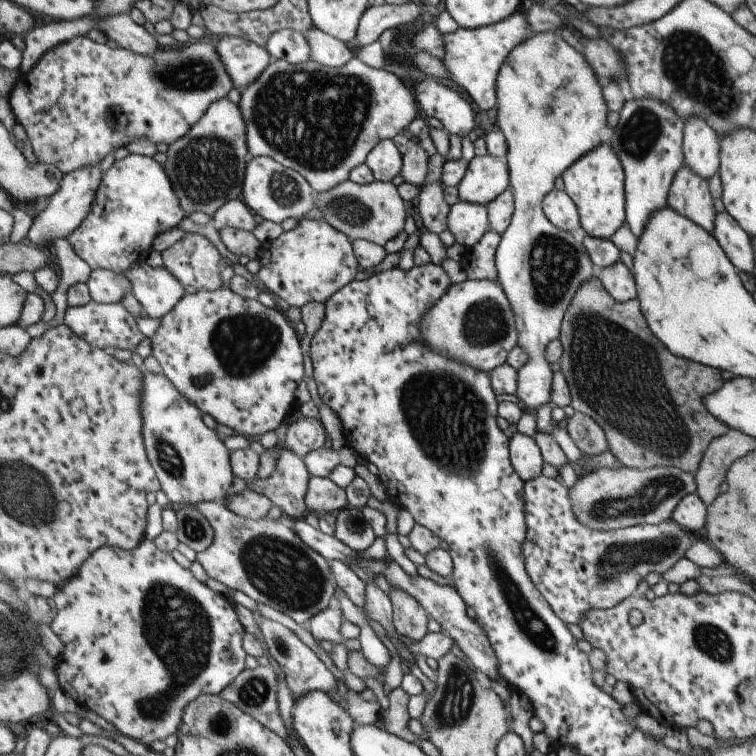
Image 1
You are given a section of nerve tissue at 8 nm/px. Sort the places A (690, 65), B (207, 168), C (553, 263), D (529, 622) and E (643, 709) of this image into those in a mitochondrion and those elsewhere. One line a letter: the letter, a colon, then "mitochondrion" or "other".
A: mitochondrion
B: mitochondrion
C: mitochondrion
D: mitochondrion
E: other

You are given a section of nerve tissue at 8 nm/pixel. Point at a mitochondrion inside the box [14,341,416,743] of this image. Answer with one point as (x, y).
(176, 626)

